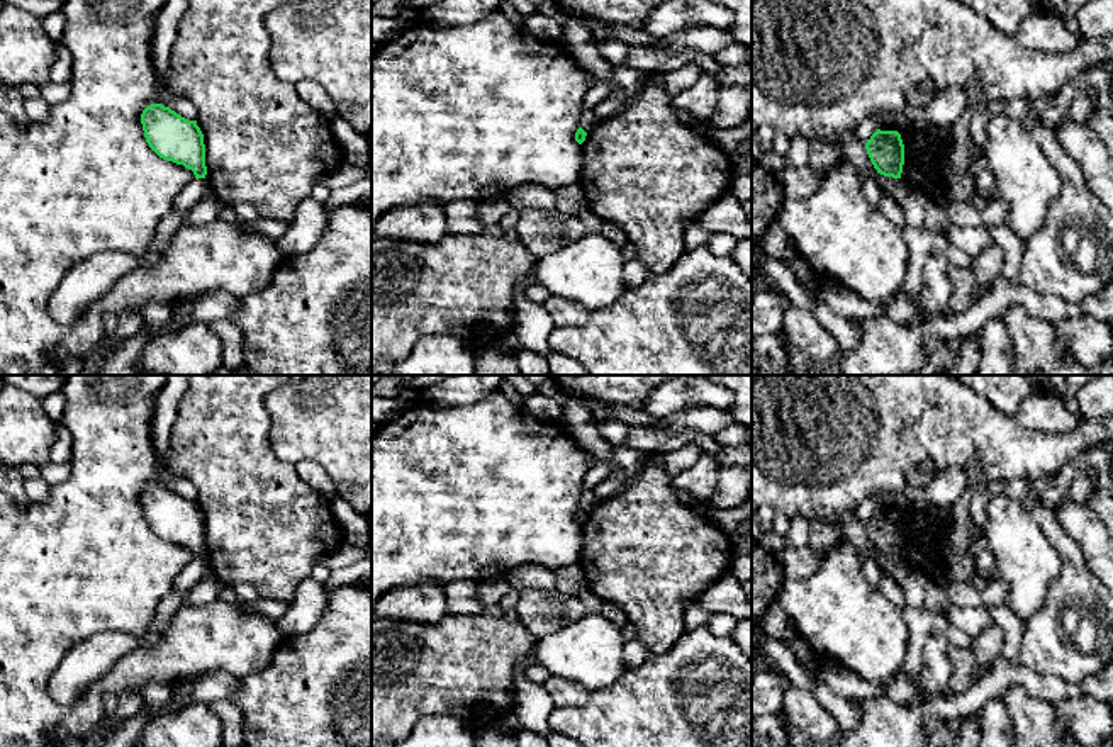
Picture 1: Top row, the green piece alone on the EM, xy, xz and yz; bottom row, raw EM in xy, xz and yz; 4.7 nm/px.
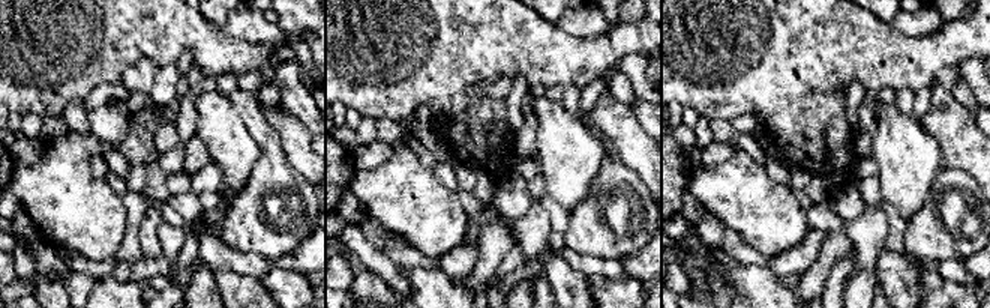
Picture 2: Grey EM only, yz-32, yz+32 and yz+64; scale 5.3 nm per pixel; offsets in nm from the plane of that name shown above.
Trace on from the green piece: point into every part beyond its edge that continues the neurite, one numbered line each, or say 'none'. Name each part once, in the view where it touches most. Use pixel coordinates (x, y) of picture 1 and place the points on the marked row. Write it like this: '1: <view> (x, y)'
none

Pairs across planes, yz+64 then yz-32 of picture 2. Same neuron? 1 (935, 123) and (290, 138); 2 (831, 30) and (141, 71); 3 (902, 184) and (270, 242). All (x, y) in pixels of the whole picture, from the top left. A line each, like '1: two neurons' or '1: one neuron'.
1: one neuron
2: two neurons
3: two neurons

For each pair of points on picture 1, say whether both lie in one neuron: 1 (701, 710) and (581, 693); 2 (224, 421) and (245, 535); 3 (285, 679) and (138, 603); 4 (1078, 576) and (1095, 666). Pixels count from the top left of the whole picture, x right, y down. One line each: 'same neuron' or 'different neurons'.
1: different neurons
2: same neuron
3: different neurons
4: same neuron

